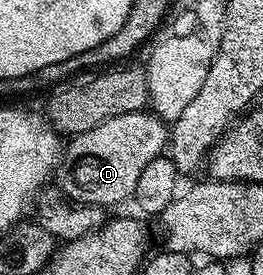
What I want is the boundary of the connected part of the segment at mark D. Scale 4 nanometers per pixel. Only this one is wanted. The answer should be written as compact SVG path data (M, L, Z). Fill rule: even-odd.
M150 111L116 115L112 119L104 119L104 123L92 127L92 131L76 133L69 138L56 181L62 192L76 203L111 207L110 205L124 200L125 197L133 198L137 179L143 173L144 167L157 157L163 156L167 149L168 125L161 117Z

